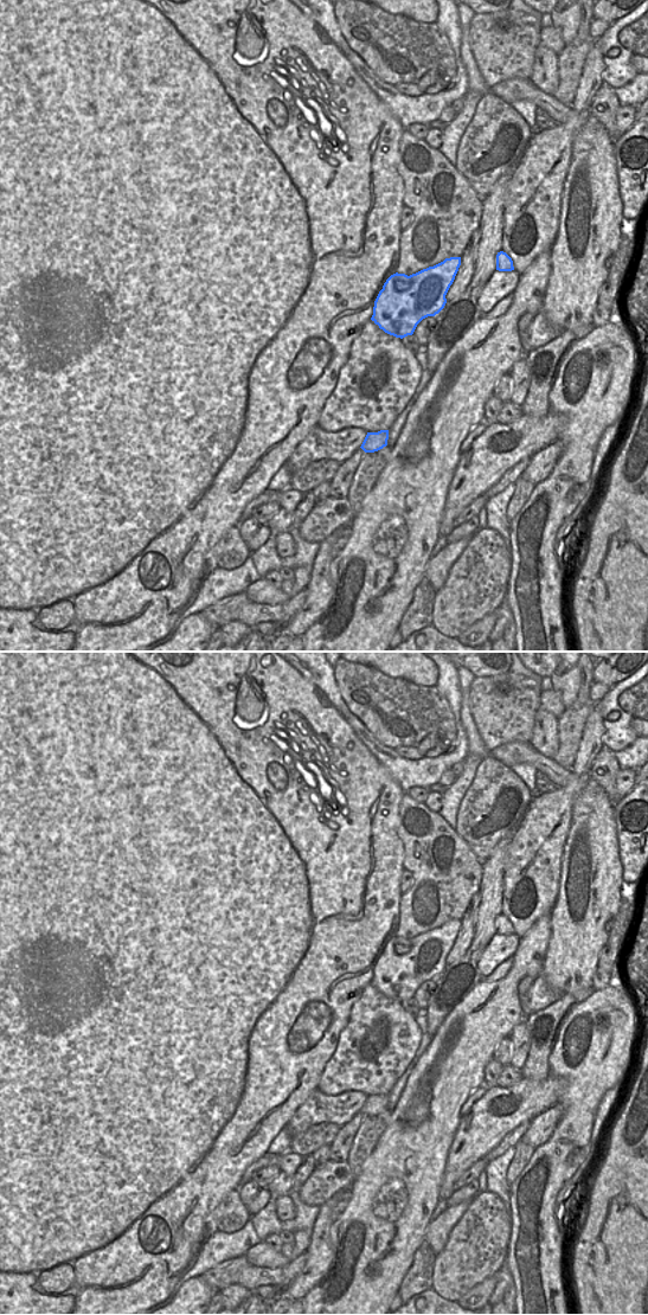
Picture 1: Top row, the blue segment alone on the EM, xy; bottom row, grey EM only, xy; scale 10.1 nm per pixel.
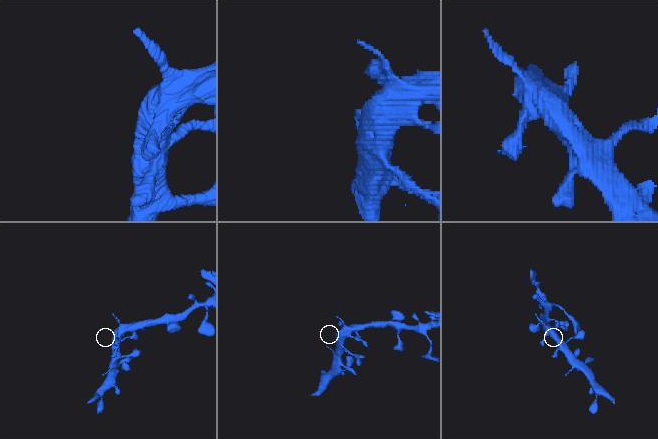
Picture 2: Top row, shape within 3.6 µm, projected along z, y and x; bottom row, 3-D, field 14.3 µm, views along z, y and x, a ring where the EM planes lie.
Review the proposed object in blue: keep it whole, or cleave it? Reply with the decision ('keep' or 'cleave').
keep

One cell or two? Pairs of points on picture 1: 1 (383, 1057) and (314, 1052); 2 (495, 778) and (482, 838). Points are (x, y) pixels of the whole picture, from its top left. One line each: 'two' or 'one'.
1: two
2: one

